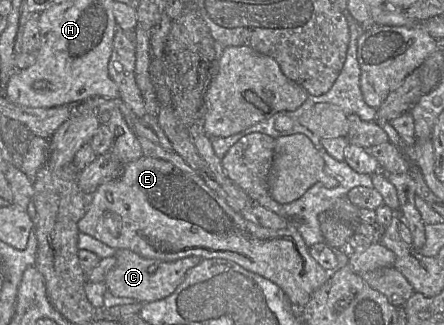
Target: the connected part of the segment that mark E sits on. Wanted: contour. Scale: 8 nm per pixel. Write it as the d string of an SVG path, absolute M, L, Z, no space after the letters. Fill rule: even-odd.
M144 155L137 160L124 165L121 175L117 179L100 185L89 196L87 199L87 212L78 222L78 229L81 233L90 235L111 248L116 250L130 250L145 258L171 262L190 256L199 256L202 259L220 258L233 261L250 272L256 273L278 285L295 309L302 309L308 303L311 295L322 285L324 285L330 277L330 272L319 265L318 262L310 255L309 246L305 243L297 229L291 224L288 228L273 230L250 222L249 220L243 218L240 213L234 211L228 203L226 203L223 198L212 190L208 186L207 182L197 173L184 172L170 162L157 158L146 157Z

